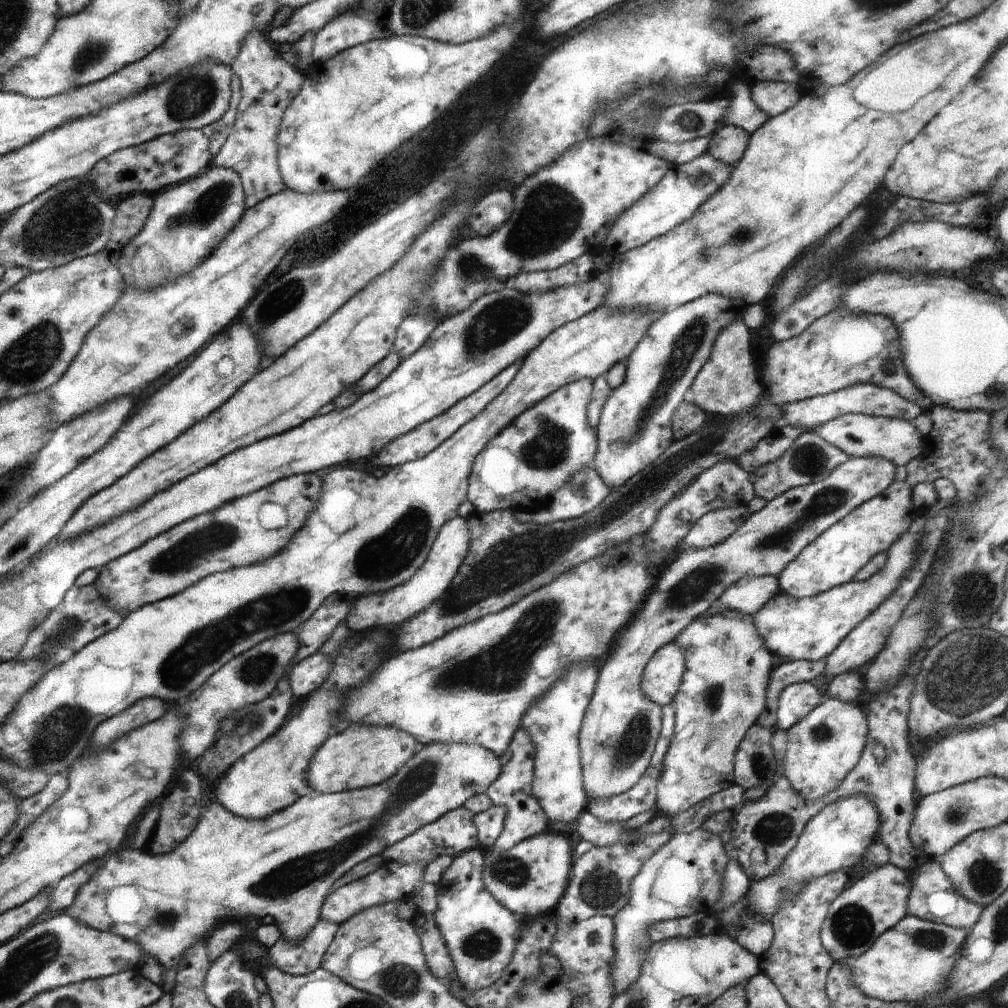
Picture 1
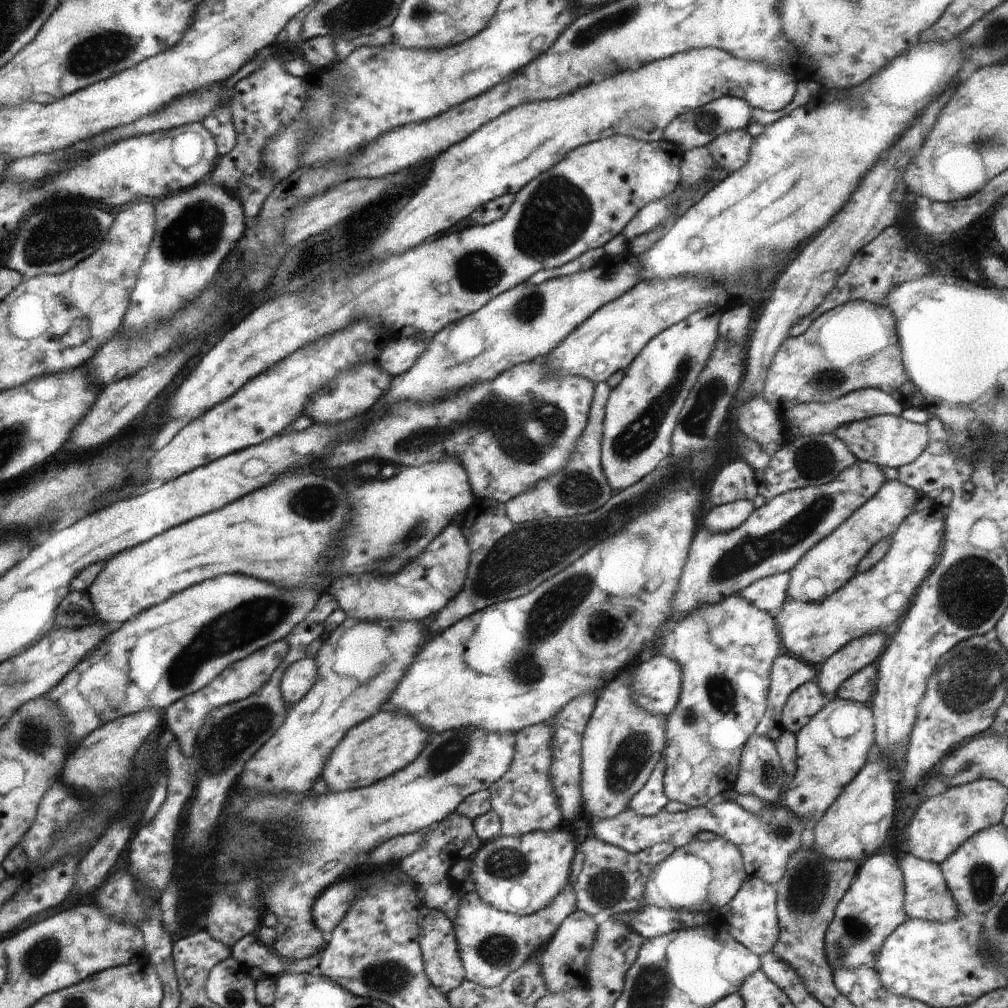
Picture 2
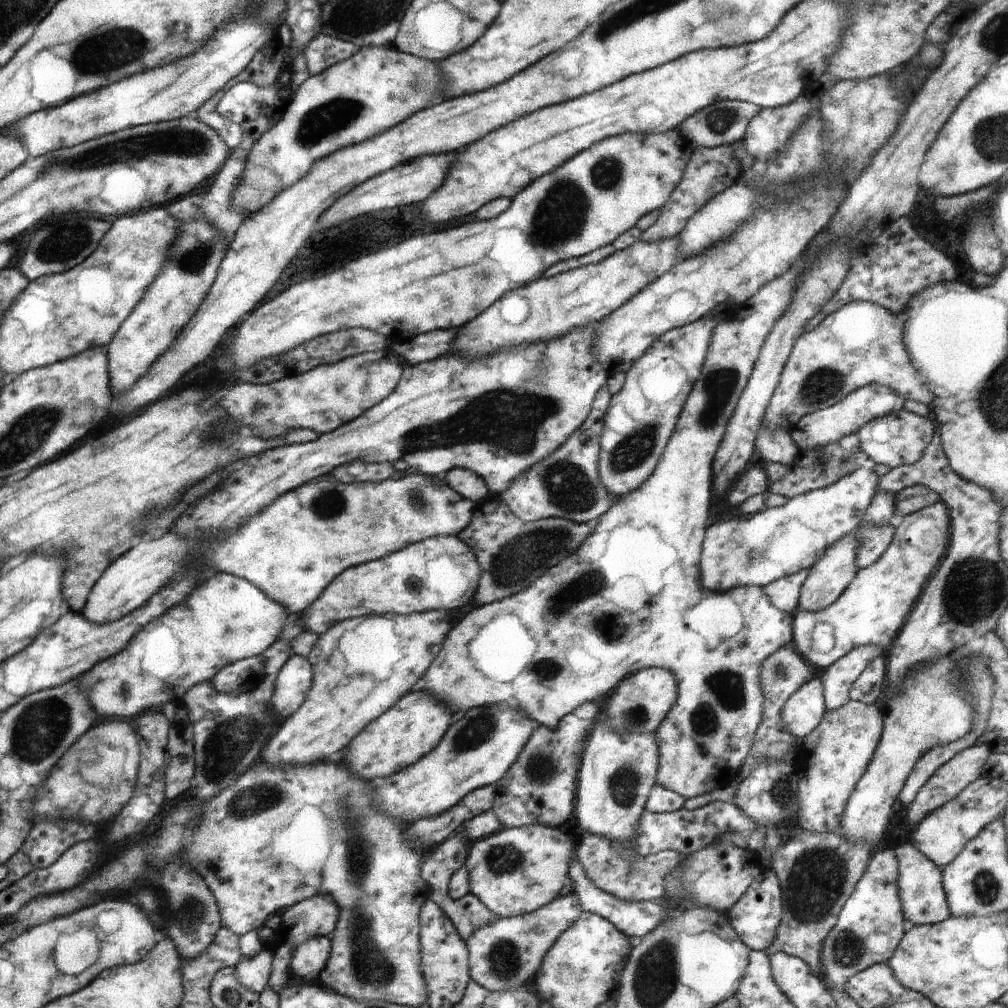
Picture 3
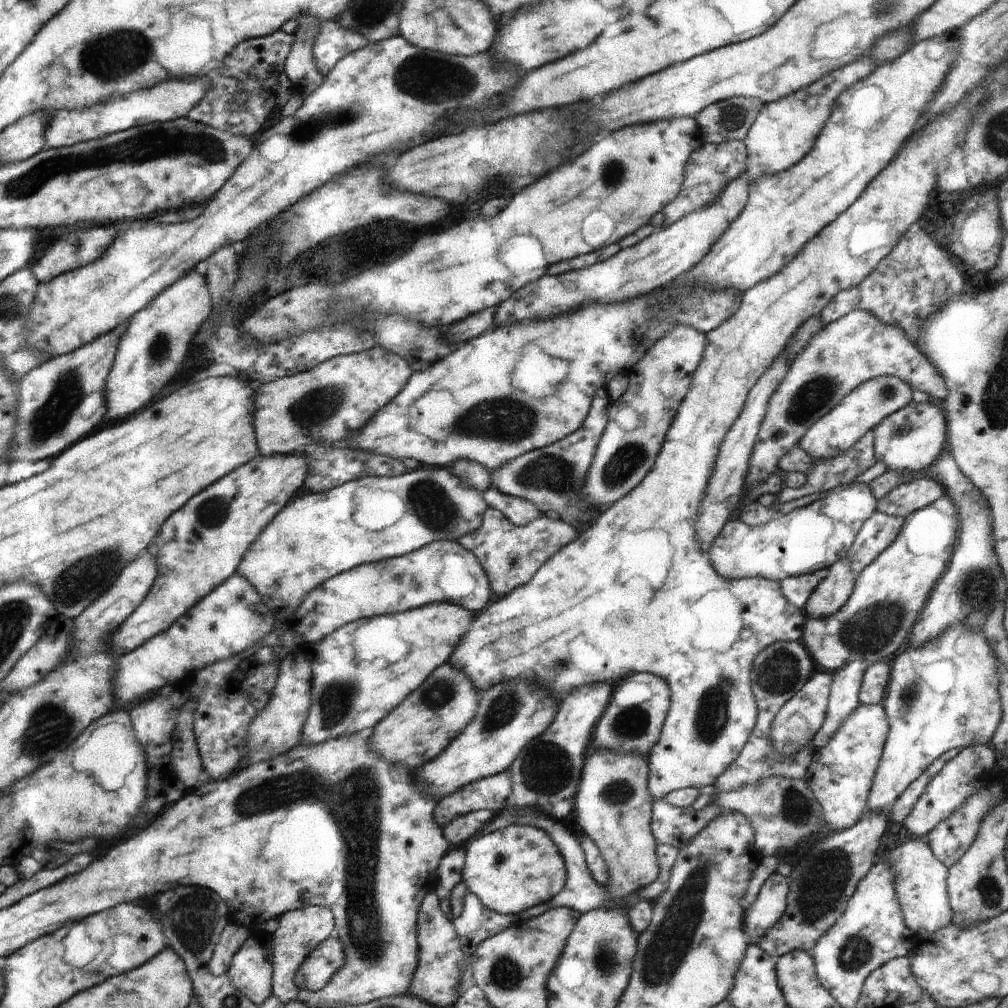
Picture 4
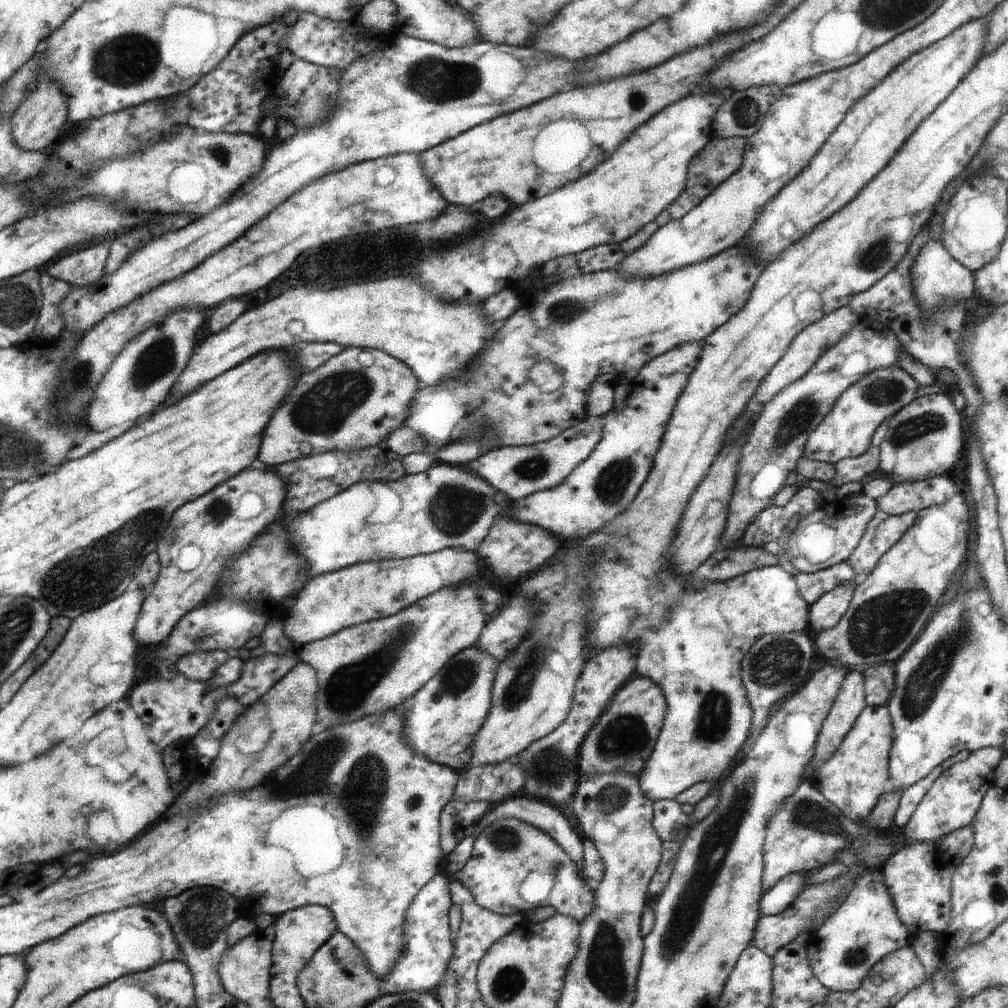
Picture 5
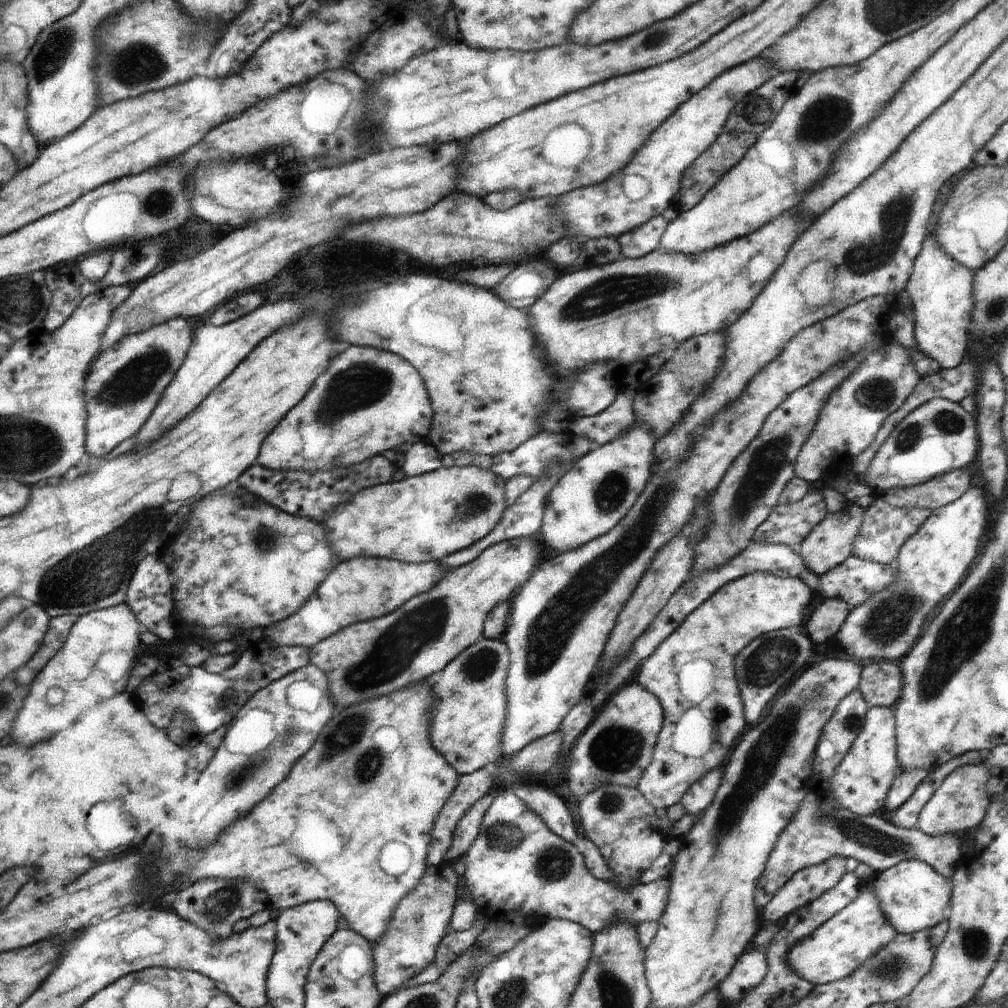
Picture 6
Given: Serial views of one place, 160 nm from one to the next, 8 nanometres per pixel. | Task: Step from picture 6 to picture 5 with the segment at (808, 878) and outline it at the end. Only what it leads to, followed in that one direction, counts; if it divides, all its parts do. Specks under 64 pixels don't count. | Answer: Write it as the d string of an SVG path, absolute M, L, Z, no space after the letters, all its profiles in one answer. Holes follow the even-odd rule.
M794 873L779 880L771 889L763 891L759 902L762 915L777 915L791 907L799 892L806 888L805 880L809 874Z

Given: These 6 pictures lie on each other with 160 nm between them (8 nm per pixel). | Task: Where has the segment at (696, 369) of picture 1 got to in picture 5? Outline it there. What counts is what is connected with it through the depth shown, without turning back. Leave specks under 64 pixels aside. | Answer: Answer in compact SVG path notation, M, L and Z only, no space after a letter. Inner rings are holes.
M684 343L647 362L631 380L633 389L625 406L621 409L616 409L614 406L614 410L605 415L602 440L592 450L590 456L578 464L562 484L550 490L535 492L520 502L512 503L508 516L523 523L540 526L559 538L564 536L568 540L576 540L599 533L620 513L626 511L650 474L674 405L690 373L696 368L701 348L702 343Z

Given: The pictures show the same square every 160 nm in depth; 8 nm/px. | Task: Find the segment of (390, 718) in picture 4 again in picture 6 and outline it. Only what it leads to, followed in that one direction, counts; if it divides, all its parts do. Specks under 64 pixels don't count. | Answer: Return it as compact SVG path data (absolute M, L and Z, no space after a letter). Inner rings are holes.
M482 638L435 676L432 687L435 707L430 740L459 775L485 768L498 762L503 755L502 739L508 714L505 684L509 658L504 641Z

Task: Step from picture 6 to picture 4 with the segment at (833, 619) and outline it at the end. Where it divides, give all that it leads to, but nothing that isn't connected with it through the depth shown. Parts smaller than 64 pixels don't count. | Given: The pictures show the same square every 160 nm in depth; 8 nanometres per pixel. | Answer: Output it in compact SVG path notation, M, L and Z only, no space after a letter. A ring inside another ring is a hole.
M848 558L836 561L828 569L828 574L823 581L818 583L814 592L810 595L808 602L805 604L804 611L810 619L826 619L838 612L848 602L852 594L857 575L849 565Z

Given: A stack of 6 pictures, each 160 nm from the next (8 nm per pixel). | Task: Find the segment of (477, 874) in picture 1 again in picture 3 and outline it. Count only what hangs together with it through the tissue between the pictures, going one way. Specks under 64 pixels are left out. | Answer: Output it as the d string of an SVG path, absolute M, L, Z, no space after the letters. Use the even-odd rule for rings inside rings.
M571 892L556 897L535 911L515 917L499 917L494 923L474 930L465 940L471 979L498 994L533 983L548 949L578 920L582 911L577 896Z

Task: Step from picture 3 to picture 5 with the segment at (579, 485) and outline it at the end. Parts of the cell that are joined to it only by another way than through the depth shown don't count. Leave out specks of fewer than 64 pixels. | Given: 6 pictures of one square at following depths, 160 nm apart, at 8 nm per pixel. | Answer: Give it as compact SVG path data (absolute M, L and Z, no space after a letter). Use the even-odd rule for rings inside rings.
M585 416L578 424L563 430L550 440L531 445L498 447L480 455L465 468L485 478L497 491L504 492L515 503L535 492L550 490L562 484L602 440L603 425L604 418Z

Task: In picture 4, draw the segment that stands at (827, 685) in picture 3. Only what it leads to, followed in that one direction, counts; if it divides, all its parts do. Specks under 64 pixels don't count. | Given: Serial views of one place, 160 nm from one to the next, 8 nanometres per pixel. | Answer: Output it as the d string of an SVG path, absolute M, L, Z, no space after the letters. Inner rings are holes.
M852 661L833 673L824 724L811 740L814 747L825 747L840 725L858 708L860 689L868 661Z

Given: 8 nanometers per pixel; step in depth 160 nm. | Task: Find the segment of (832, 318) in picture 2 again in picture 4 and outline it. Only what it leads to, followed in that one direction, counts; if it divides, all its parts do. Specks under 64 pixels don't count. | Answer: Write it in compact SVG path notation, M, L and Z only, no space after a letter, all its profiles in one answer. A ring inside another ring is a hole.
M854 309L846 316L829 322L815 334L809 345L792 360L786 376L772 393L768 401L767 411L761 422L756 442L753 446L753 456L749 460L746 489L750 485L762 483L779 468L779 461L790 451L799 447L800 439L805 432L827 412L830 412L840 401L860 384L867 380L886 375L900 377L913 390L921 390L929 394L932 401L943 401L949 395L944 384L944 378L938 374L938 369L918 350L918 346L898 327L883 323L874 313Z

